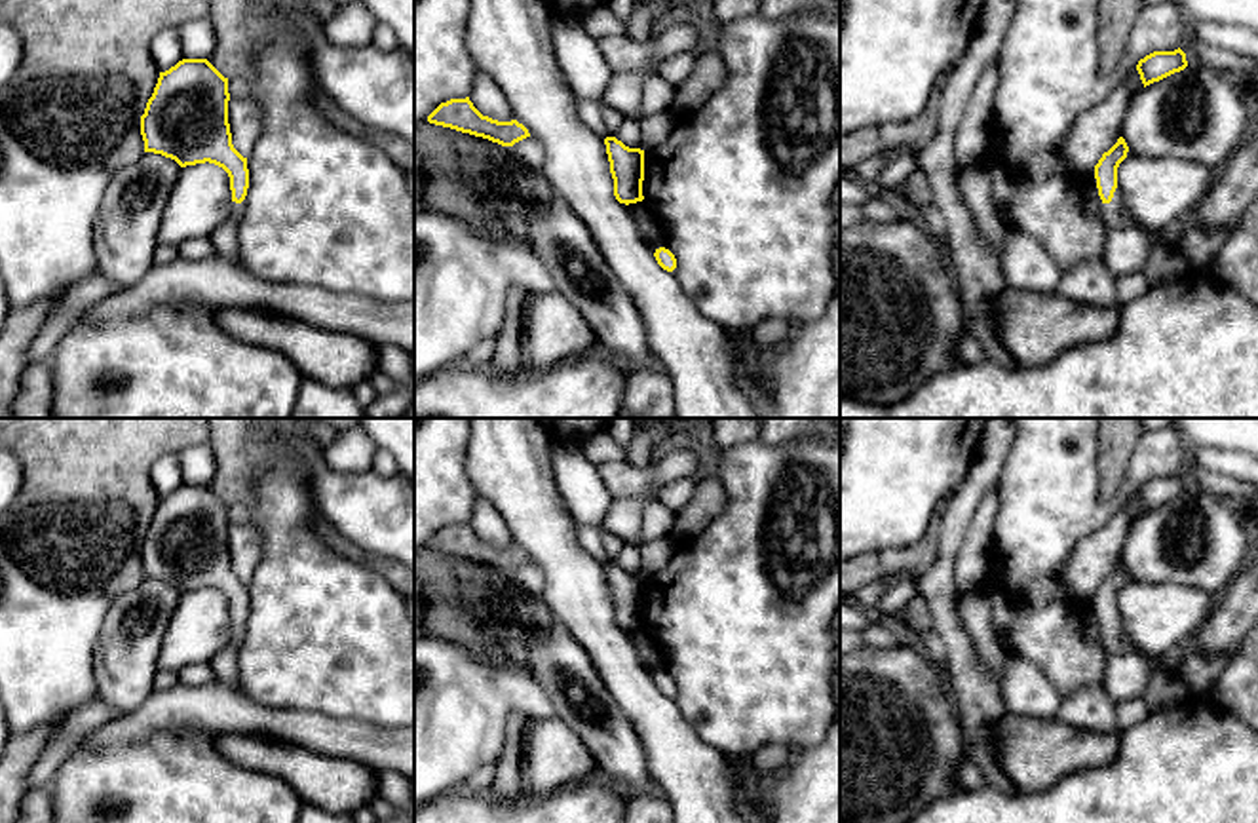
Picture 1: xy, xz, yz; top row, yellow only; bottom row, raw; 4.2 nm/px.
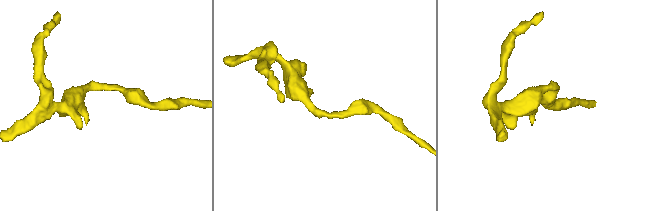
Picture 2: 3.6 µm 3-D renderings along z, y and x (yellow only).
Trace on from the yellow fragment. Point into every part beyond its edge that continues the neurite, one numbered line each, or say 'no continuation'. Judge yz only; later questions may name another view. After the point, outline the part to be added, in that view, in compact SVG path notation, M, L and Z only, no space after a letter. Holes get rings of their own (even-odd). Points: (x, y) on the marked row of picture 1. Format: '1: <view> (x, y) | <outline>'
1: yz (1114, 213) | M1115 188L1110 203L1104 203L1100 200L1100 215L1102 215L1102 220L1112 228L1121 228L1121 230L1142 228L1133 220L1133 217L1125 209L1123 196L1121 196L1119 188ZM1142 228L1142 230L1146 230L1146 228ZM1146 230L1146 232L1150 232L1150 230Z

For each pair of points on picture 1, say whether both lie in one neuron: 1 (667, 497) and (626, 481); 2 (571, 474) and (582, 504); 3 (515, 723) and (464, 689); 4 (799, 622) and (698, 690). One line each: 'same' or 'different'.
1: different
2: same
3: different
4: same

